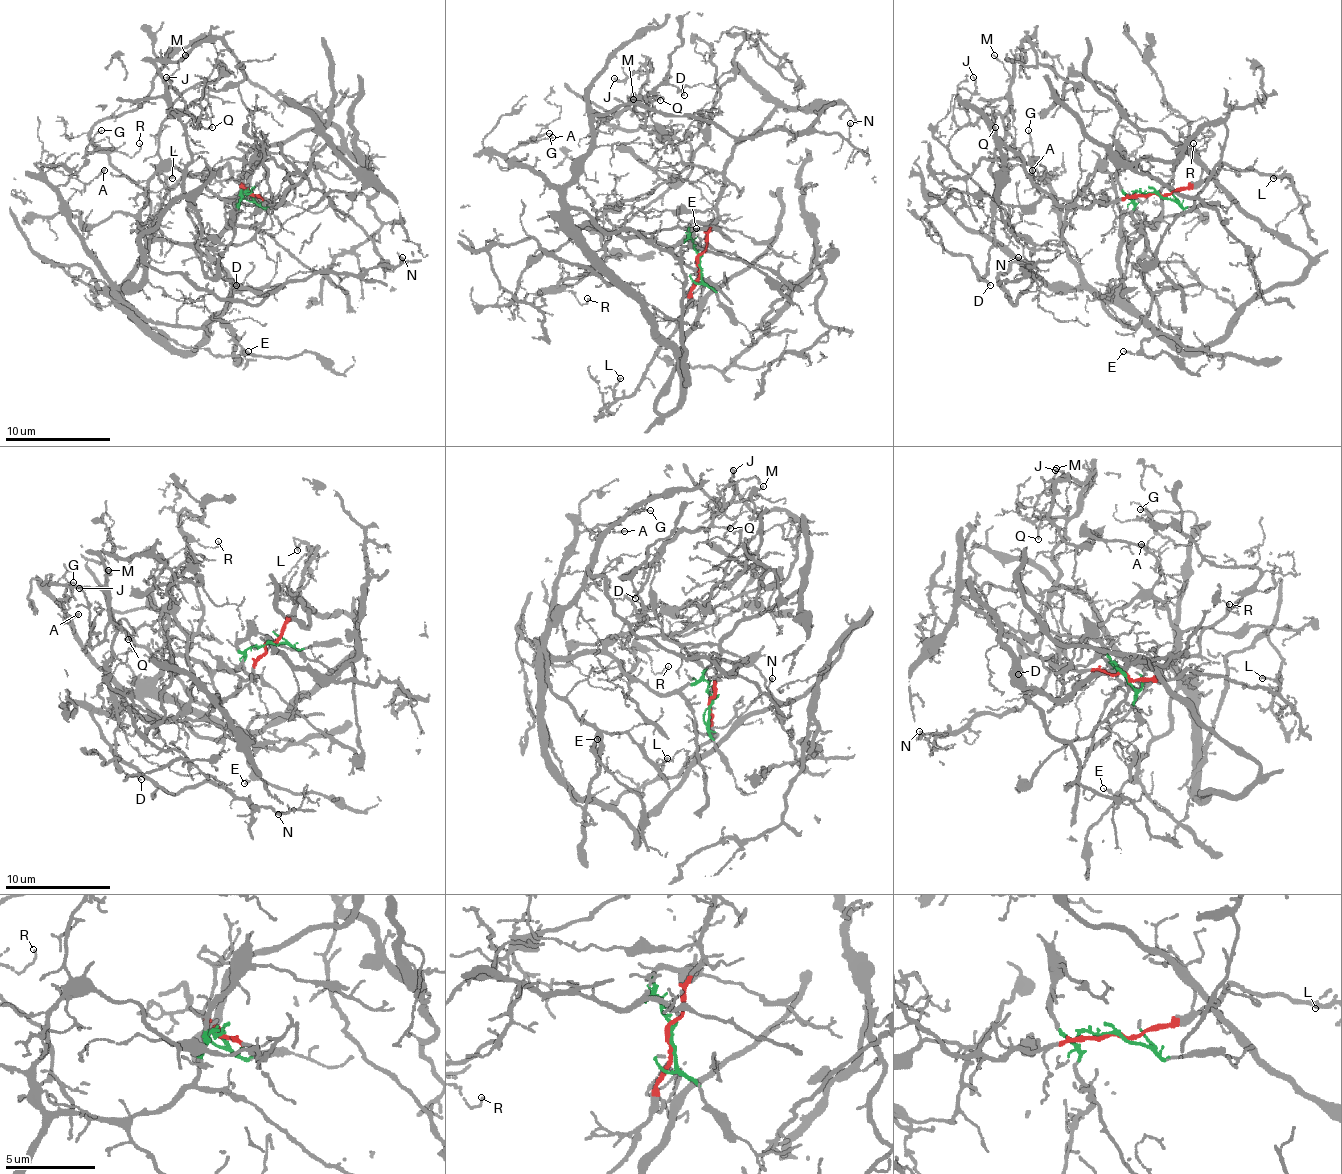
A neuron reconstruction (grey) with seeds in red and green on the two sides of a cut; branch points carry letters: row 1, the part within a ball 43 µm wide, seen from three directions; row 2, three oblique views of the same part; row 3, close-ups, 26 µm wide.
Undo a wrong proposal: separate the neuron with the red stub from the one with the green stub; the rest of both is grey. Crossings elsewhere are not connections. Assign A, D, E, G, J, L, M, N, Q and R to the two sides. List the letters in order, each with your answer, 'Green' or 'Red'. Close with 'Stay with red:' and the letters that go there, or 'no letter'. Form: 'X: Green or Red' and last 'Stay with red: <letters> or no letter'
A: Green
D: Red
E: Green
G: Green
J: Red
L: Red
M: Red
N: Green
Q: Red
R: Green
Stay with red: D, J, L, M, Q

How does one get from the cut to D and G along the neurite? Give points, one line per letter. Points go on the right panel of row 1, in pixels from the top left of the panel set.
D: (1157, 193), (1078, 209), (1065, 217), (1057, 243), (1028, 243), (998, 219), (988, 269), (980, 277), (991, 285)
G: (1157, 193), (1133, 195), (1141, 232), (1120, 246), (1120, 283), (1104, 293), (1070, 256), (1028, 129)

